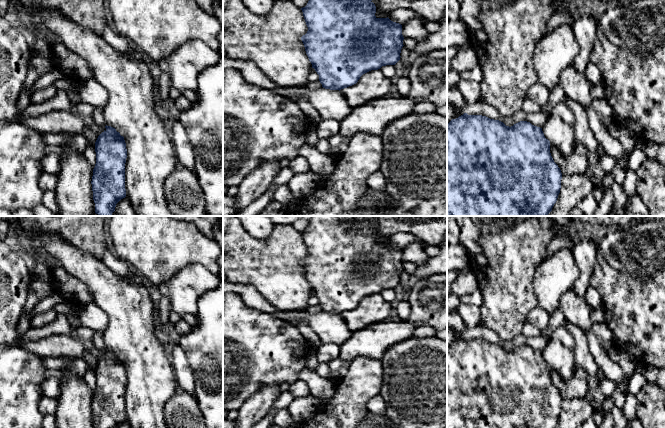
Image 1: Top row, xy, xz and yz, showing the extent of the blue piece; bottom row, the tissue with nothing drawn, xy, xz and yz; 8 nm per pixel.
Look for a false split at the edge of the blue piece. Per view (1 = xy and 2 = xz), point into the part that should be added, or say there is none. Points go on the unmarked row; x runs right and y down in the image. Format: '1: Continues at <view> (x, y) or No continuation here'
1: No continuation here
2: No continuation here

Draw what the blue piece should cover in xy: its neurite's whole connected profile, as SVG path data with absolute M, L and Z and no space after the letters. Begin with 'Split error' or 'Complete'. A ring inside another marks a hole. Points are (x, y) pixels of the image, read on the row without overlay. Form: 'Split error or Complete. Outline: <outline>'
Complete. Outline: M111 350L95 366L96 388L92 415L95 428L117 428L126 421L125 387L127 373L124 361Z

